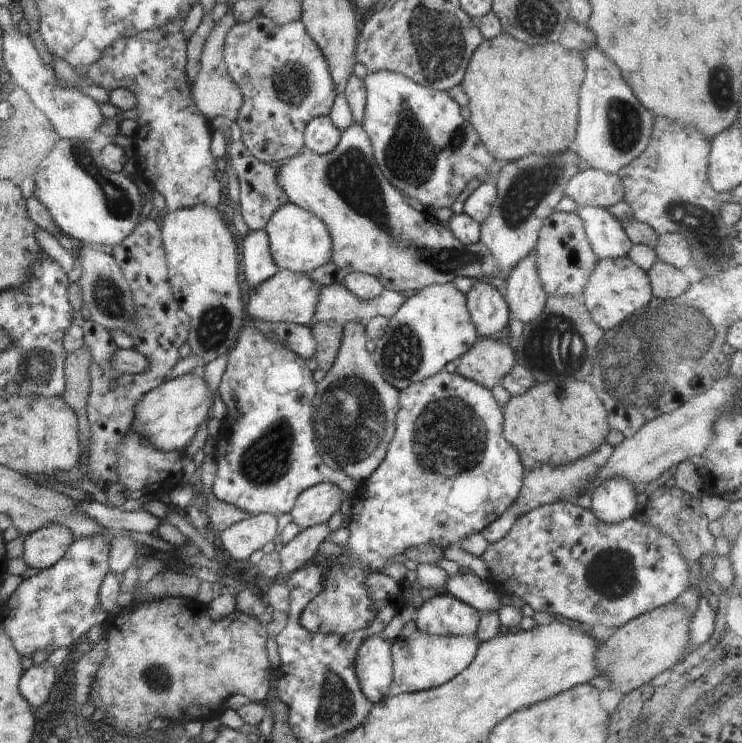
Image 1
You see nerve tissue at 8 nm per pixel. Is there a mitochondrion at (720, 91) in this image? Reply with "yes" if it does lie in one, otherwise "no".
yes

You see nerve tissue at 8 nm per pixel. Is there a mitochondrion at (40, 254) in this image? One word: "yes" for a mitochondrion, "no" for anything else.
no

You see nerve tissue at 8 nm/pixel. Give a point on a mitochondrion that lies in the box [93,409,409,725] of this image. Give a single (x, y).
(266, 459)

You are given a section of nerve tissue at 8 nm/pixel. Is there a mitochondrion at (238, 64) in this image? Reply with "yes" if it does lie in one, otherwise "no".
no

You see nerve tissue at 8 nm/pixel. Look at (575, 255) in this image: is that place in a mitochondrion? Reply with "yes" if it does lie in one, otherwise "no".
yes

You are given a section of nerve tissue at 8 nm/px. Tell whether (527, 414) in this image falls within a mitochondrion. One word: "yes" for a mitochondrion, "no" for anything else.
no

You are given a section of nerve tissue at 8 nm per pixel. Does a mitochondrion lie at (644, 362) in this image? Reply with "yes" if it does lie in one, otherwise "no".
yes

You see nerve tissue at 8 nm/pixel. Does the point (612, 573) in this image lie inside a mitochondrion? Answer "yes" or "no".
yes

